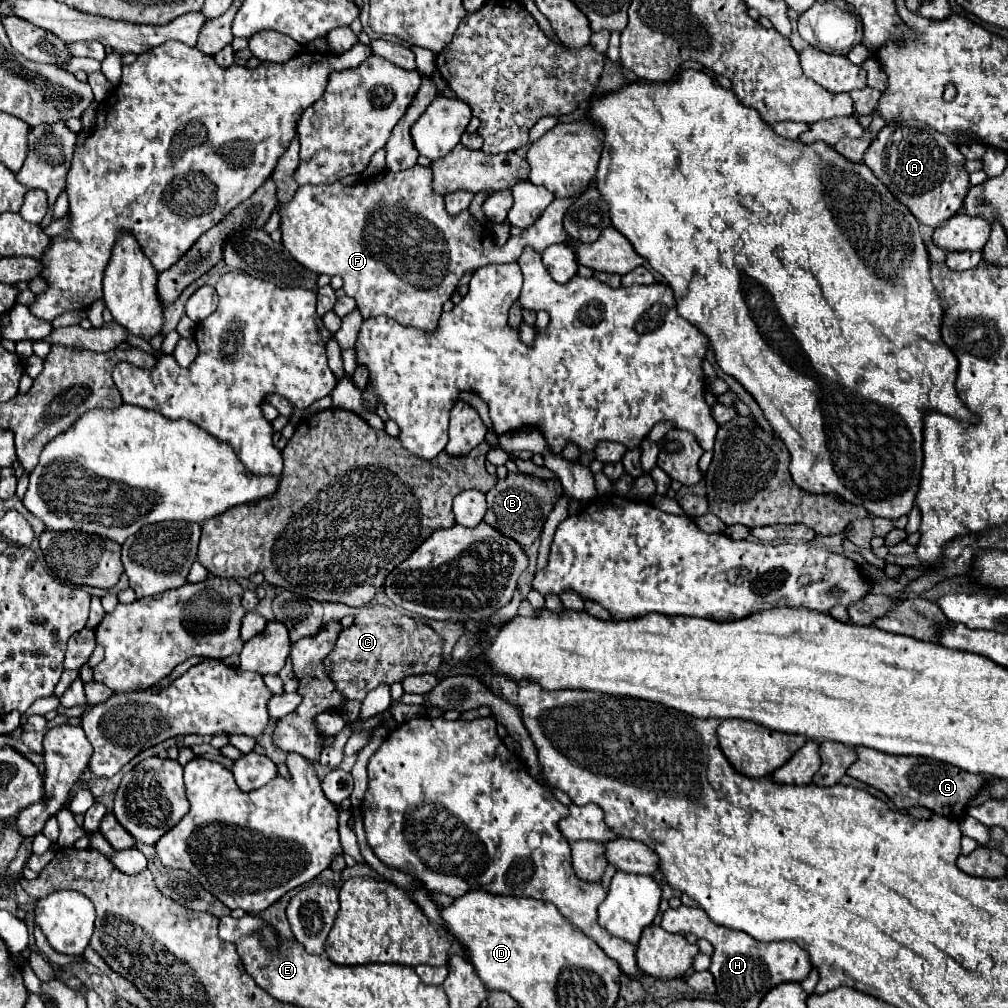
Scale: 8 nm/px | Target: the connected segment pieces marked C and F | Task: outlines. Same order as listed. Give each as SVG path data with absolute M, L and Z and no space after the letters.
M371 605L357 613L355 623L343 629L335 649L325 659L325 667L343 697L361 701L371 689L379 685L393 685L415 673L441 671L443 639L425 623L411 619L391 607Z
M421 165L399 173L381 171L355 185L343 185L341 181L333 185L303 185L295 191L289 203L277 205L275 211L281 219L279 229L283 237L283 247L303 267L319 275L341 275L343 291L357 301L357 307L361 309L361 315L365 319L387 315L401 325L433 331L443 311L443 303L451 299L467 271L475 271L489 263L513 263L519 259L525 247L543 253L549 245L565 243L569 235L563 231L563 215L577 197L579 195L573 195L571 199L555 199L543 211L537 223L527 227L527 231L521 231L519 237L509 237L503 247L497 247L491 241L491 237L487 235L487 227L477 223L469 209L461 211L459 215L449 215L443 197L435 195L431 187L431 167Z

